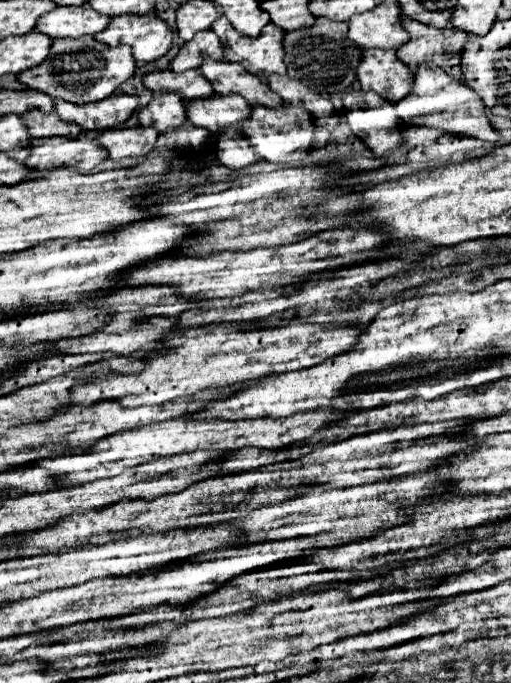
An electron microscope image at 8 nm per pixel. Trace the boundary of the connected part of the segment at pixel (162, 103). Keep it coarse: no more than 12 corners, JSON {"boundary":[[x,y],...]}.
{"boundary":[[155,93],[139,111],[141,127],[181,127],[185,101]]}

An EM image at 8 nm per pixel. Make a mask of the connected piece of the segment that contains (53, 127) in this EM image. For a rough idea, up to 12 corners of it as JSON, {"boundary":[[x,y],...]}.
{"boundary":[[57,113],[21,115],[31,137],[81,137],[83,129]]}

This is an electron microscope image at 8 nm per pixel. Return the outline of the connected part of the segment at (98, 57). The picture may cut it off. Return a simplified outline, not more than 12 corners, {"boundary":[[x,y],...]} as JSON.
{"boundary":[[55,39],[17,79],[75,105],[101,101],[135,73],[129,47]]}

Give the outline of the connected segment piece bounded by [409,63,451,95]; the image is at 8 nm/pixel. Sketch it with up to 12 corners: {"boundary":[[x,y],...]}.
{"boundary":[[419,63],[409,95],[439,89],[451,79],[441,69]]}

